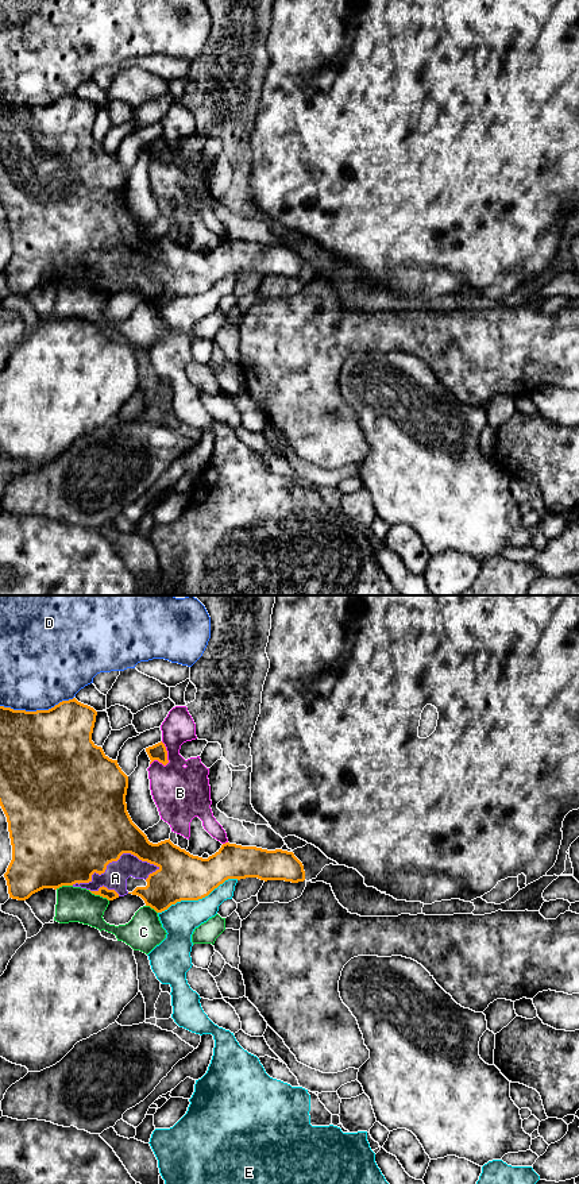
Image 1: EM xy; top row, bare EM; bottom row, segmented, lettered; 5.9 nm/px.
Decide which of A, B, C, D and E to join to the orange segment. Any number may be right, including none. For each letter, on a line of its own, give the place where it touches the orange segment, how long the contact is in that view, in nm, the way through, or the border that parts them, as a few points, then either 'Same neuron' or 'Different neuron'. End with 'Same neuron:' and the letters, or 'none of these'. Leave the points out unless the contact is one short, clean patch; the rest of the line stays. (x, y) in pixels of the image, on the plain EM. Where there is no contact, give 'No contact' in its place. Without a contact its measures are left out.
A: Touches orange at xy (112, 255). Shared border 550 nm. Same neuron
B: Touches orange at xy (168, 155). Shared border 160 nm. Different neuron
C: Touches orange at xy (99, 289). Shared border 140 nm. Different neuron
D: Touches orange at xy (37, 105). Shared border 440 nm. Different neuron
E: Touches orange at xy (197, 294). Shared border 500 nm. Different neuron
Same neuron: A

